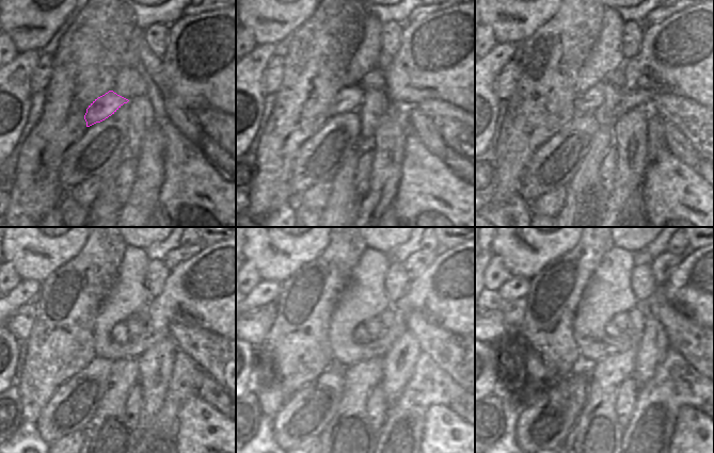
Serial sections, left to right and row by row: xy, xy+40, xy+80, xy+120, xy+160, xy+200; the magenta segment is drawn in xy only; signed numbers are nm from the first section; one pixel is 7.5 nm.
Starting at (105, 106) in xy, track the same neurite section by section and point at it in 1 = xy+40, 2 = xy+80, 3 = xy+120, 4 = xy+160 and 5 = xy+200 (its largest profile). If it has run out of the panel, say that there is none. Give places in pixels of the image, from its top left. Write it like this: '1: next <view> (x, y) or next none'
1: next xy+40 (350, 98)
2: next xy+80 (587, 102)
3: next xy+120 (122, 333)
4: next xy+160 (368, 330)
5: next xy+200 (611, 329)

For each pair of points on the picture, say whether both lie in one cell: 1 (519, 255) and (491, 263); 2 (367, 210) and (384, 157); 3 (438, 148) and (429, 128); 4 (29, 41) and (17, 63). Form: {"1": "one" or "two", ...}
{"1": "two", "2": "one", "3": "one", "4": "two"}

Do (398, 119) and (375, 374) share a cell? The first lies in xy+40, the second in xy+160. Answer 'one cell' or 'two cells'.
two cells

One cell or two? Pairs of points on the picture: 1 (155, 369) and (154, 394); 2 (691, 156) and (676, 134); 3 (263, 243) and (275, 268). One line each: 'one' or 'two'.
1: one
2: one
3: one

